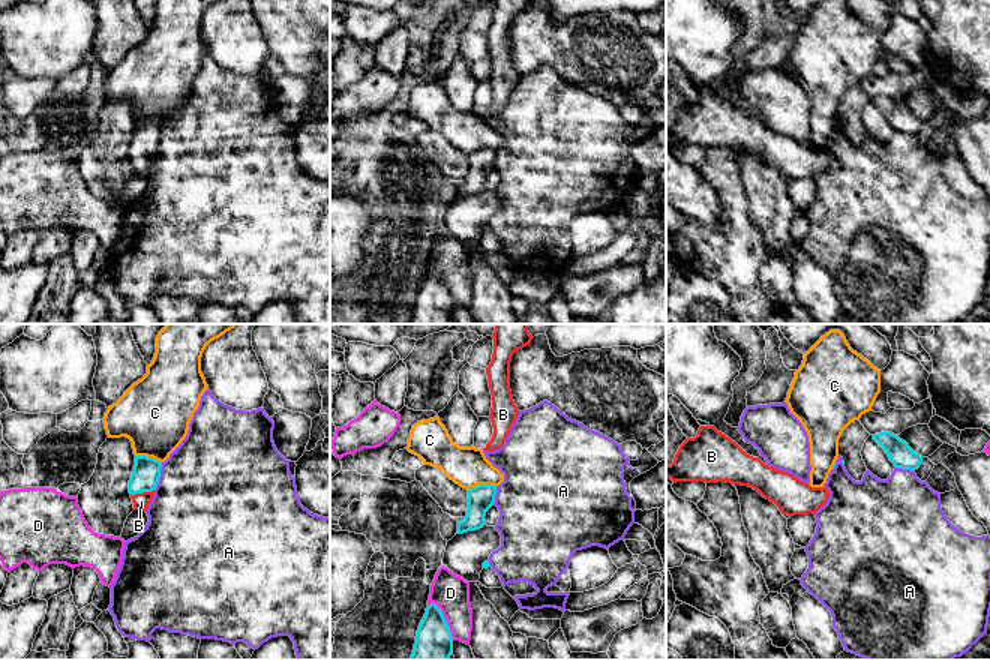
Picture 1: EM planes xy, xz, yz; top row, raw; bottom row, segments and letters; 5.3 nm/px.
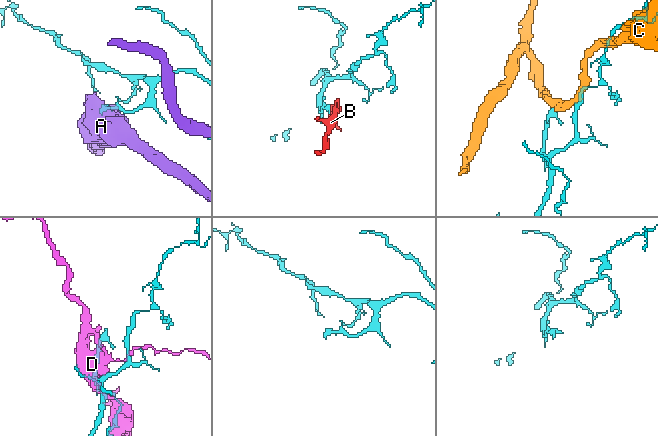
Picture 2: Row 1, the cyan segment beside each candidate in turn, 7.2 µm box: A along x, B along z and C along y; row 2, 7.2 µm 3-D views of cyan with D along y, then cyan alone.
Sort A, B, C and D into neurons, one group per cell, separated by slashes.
A / B / C / D

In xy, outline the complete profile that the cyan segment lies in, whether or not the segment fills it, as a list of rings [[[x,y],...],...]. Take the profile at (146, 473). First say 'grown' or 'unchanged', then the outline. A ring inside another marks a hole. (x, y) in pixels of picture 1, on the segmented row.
grown | [[[135,456],[129,494],[135,510],[147,512],[159,483],[162,464],[153,458]]]

